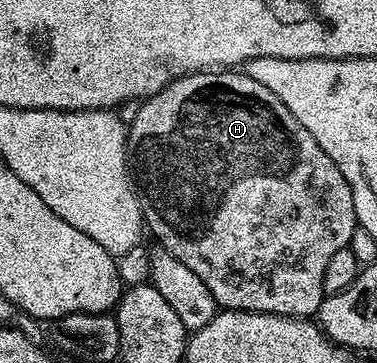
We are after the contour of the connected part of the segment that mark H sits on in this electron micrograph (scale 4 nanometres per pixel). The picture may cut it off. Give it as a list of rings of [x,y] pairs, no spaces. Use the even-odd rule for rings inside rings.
[[[214,69],[195,75],[184,75],[171,81],[159,93],[140,104],[141,107],[127,123],[125,141],[125,157],[129,161],[129,173],[133,180],[137,200],[141,202],[141,217],[144,226],[162,243],[164,254],[175,257],[211,289],[211,297],[215,297],[218,308],[226,311],[254,311],[255,313],[271,313],[286,315],[292,319],[304,319],[316,316],[321,302],[325,300],[323,289],[323,273],[327,270],[327,261],[339,249],[348,247],[351,237],[357,228],[355,201],[351,197],[351,185],[347,185],[347,177],[339,173],[339,165],[319,149],[319,141],[295,121],[291,109],[267,89],[267,85],[259,85],[251,76],[237,69]]]

